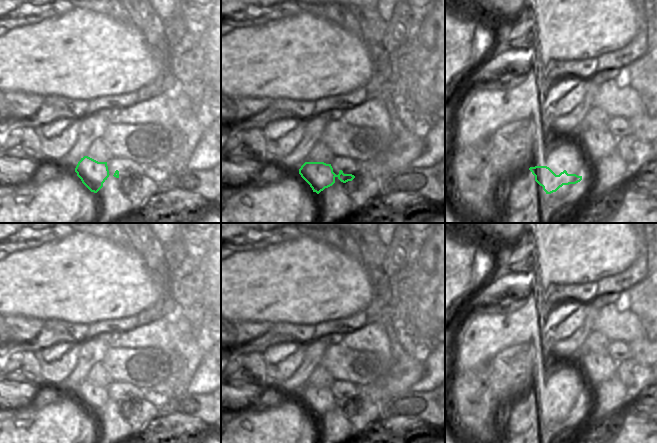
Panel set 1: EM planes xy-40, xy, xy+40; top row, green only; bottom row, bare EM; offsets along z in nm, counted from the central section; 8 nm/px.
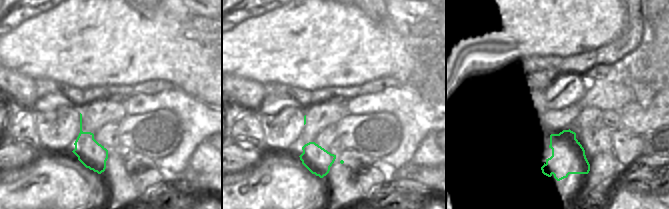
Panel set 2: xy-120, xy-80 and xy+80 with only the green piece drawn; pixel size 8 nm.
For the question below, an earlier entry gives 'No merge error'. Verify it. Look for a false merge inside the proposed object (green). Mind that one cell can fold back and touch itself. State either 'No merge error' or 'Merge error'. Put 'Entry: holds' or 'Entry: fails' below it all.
No merge error.
Entry: holds

